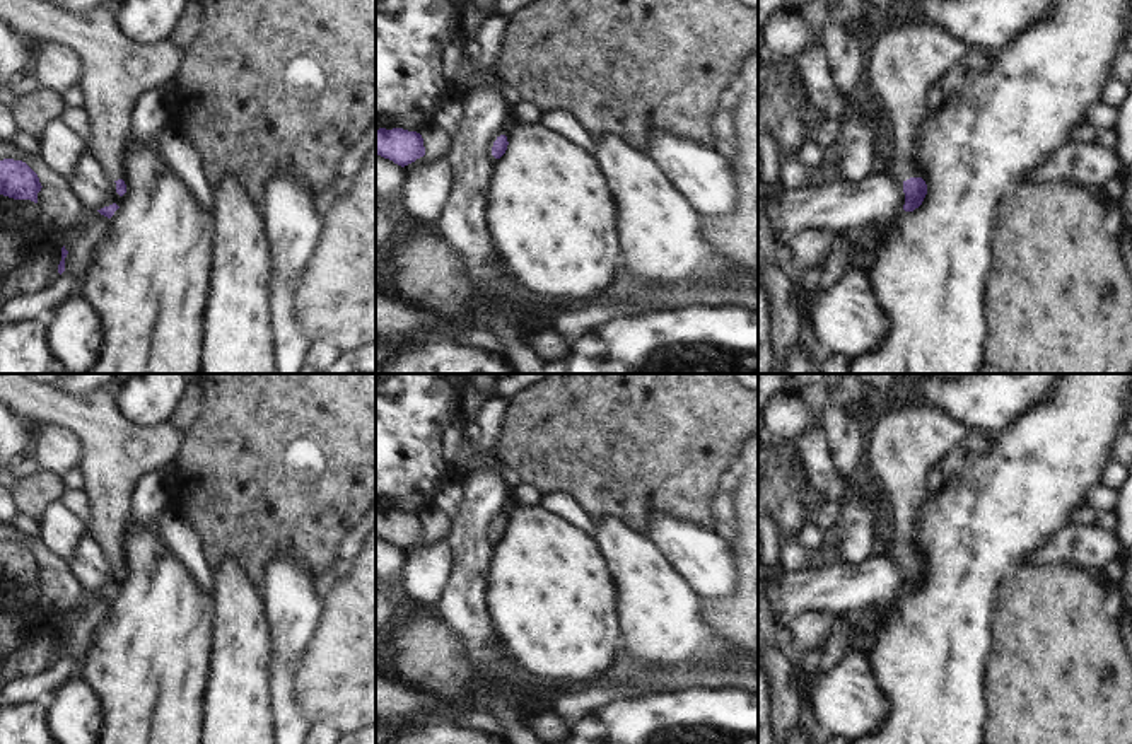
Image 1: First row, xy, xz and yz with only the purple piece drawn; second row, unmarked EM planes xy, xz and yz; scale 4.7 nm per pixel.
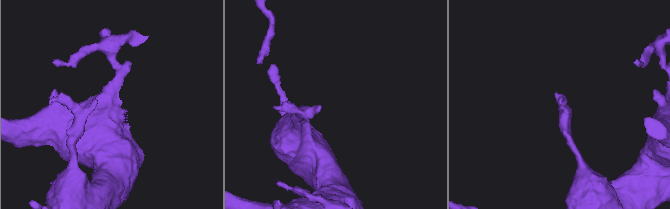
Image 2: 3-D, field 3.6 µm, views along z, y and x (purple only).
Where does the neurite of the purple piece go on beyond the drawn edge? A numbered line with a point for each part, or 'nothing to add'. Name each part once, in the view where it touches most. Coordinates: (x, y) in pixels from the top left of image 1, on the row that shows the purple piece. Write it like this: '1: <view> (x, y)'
1: yz (907, 57)

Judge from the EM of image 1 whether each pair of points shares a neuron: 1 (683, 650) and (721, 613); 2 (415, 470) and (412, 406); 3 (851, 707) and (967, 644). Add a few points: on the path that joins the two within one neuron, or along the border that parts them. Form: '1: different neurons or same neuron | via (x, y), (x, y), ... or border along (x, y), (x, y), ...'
1: different neurons | border along (702, 599), (702, 616), (740, 649)
2: same neuron | via (412, 454), (412, 422)
3: different neurons | border along (868, 654), (876, 681), (892, 700), (888, 726)

